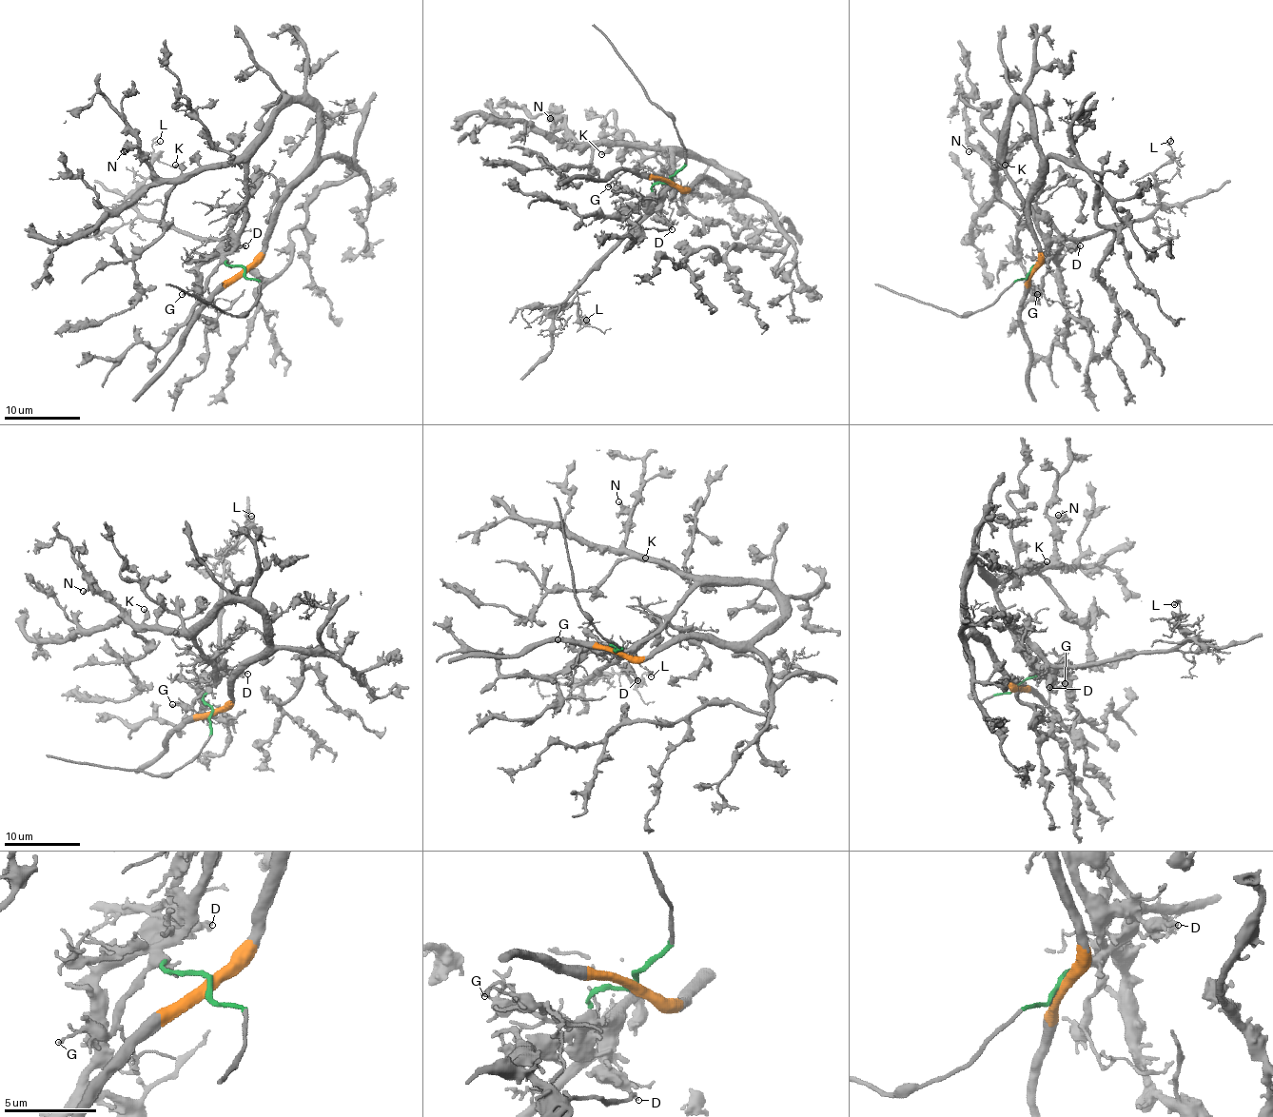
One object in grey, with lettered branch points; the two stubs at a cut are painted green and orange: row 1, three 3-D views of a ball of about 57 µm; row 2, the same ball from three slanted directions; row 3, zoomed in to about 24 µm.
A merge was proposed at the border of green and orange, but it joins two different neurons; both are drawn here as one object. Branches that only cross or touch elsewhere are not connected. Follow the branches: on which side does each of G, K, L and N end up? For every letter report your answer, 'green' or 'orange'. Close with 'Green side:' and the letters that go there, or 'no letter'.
G: green
K: orange
L: green
N: orange
Green side: G, L

